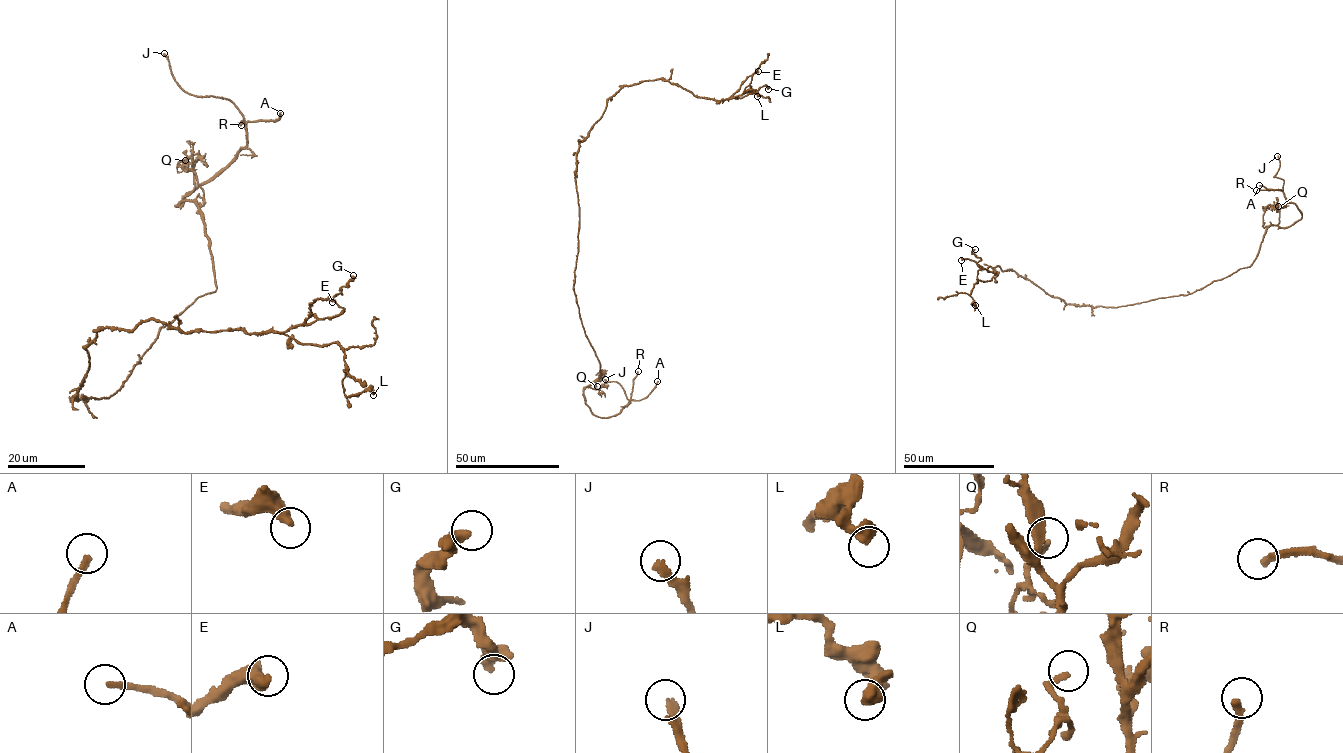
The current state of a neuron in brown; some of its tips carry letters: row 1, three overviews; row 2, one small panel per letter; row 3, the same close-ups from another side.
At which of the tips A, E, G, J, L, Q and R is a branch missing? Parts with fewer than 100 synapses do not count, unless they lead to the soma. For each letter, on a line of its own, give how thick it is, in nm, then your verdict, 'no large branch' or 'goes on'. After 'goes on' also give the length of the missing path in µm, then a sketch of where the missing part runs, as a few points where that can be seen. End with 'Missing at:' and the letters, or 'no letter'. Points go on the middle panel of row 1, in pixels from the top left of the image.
A: calibre 200 nm; no large branch
E: calibre 420 nm; no large branch
G: calibre 320 nm; no large branch
J: calibre 320 nm; goes on; missing 7 µm
L: calibre 500 nm; no large branch
Q: calibre 220 nm; no large branch
R: calibre 240 nm; no large branch
Missing at: J

